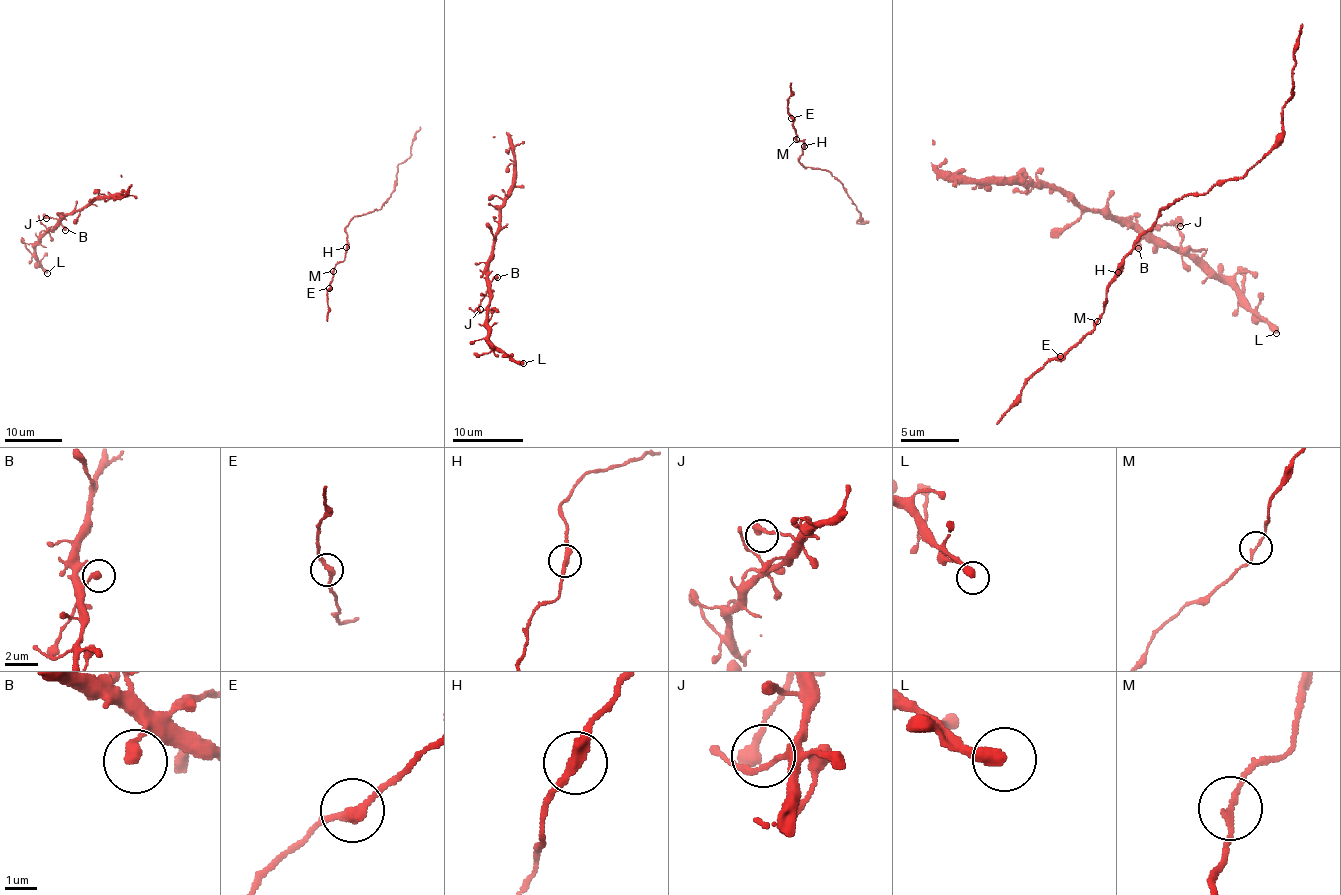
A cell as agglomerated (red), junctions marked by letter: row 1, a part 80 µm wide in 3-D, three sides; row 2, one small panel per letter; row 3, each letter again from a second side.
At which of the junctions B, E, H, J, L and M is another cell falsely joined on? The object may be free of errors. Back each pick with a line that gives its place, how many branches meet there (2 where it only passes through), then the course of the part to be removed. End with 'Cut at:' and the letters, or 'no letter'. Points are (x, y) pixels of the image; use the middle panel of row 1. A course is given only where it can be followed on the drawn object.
Cut at: no letter

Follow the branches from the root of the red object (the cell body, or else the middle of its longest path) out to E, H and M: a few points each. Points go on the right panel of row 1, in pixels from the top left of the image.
E: (1048, 359), (1060, 356)
H: (1048, 359), (1056, 359), (1093, 327), (1093, 321), (1105, 310), (1108, 283), (1119, 272)
M: (1048, 359), (1056, 359), (1096, 321)

